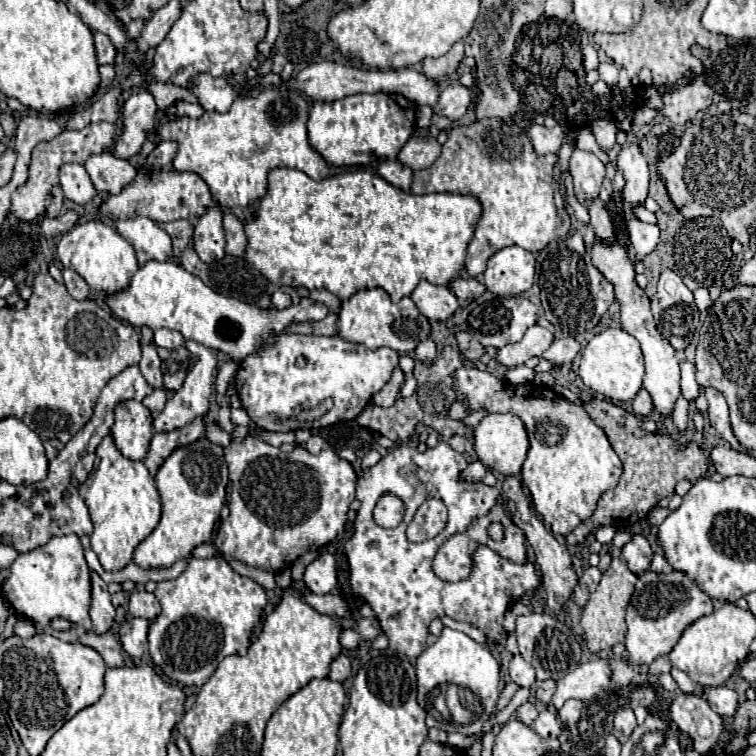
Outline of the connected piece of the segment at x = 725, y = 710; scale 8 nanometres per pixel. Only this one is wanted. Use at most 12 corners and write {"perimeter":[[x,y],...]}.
{"perimeter":[[726,686],[710,688],[706,700],[714,712],[732,717],[738,694]]}

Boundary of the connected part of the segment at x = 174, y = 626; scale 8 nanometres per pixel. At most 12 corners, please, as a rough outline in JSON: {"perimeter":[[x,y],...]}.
{"perimeter":[[222,558],[158,582],[150,658],[202,686],[246,654],[266,590]]}

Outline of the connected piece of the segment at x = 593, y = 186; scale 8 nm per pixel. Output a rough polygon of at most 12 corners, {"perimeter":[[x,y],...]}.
{"perimeter":[[574,148],[570,174],[576,200],[596,200],[604,164],[592,152]]}

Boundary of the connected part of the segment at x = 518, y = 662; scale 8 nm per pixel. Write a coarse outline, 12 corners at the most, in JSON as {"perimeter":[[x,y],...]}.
{"perimeter":[[522,656],[510,662],[510,678],[518,686],[532,686],[534,666]]}

